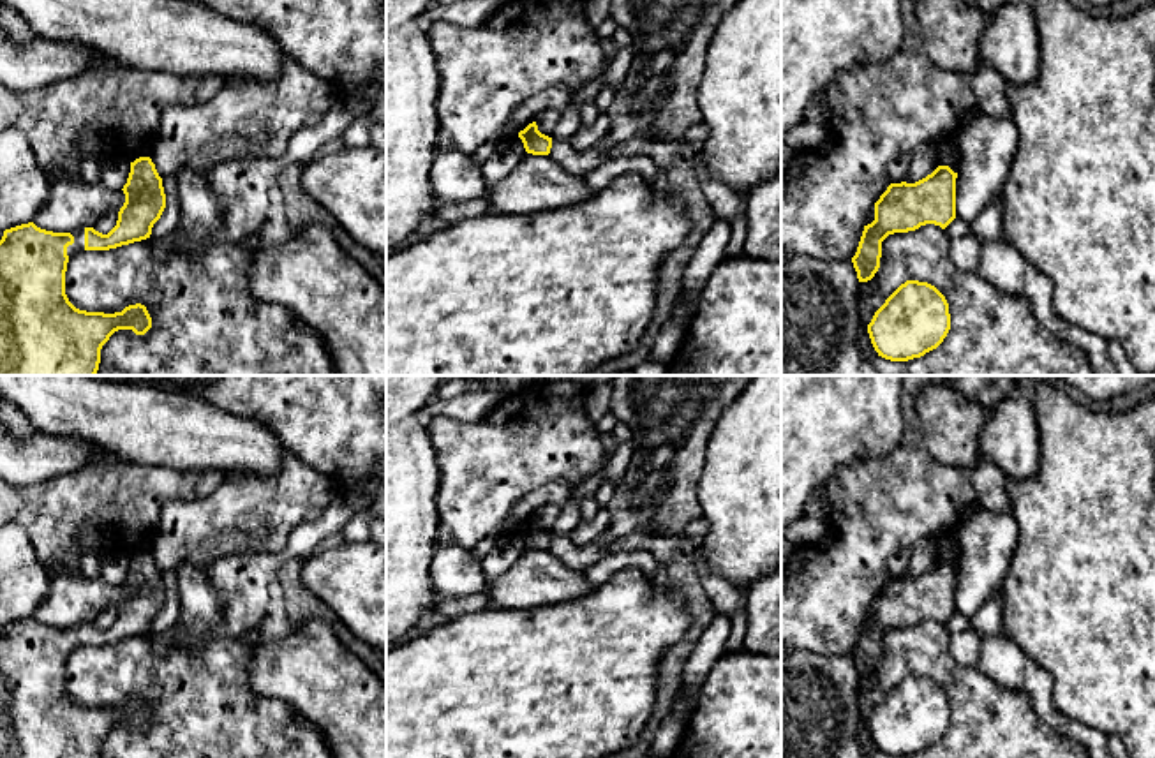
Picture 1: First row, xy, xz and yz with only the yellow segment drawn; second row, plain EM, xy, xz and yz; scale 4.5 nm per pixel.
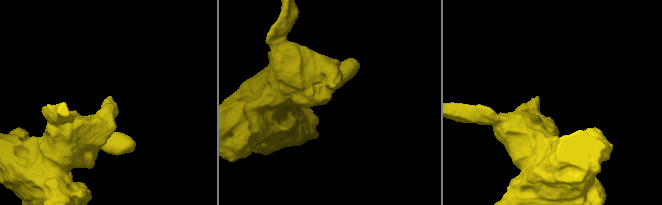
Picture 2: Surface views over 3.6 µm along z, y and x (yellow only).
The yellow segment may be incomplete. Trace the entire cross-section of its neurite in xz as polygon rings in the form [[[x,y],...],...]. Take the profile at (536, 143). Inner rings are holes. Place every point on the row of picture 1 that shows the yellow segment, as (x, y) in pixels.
[[[536,122],[529,123],[524,130],[518,132],[518,137],[524,143],[527,153],[533,155],[548,155],[552,148],[552,137],[538,130]]]

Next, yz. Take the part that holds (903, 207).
[[[938,166],[915,183],[890,183],[875,203],[875,220],[864,226],[852,257],[859,282],[868,282],[880,268],[882,242],[894,233],[935,224],[945,229],[956,219],[956,178],[949,166]]]

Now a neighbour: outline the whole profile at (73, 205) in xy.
[[[53,180],[46,204],[37,212],[34,224],[53,233],[72,233],[93,227],[108,212],[120,212],[123,190],[111,190],[102,183],[79,180]]]

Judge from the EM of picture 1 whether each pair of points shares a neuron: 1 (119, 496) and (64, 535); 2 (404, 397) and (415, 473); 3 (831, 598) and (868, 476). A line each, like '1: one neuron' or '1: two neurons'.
1: one neuron
2: one neuron
3: one neuron

